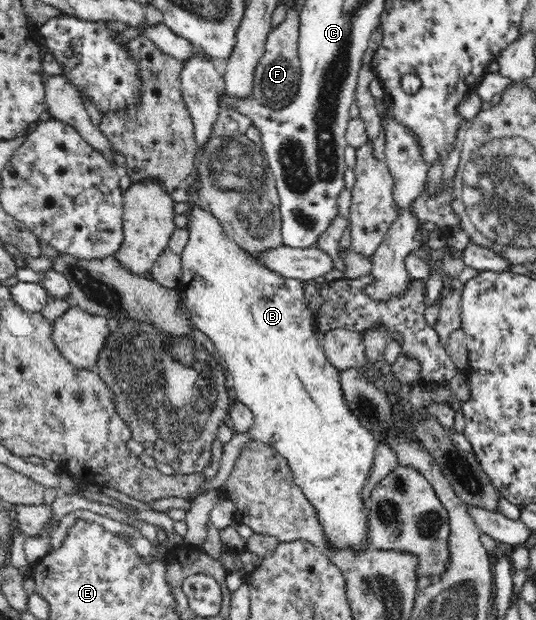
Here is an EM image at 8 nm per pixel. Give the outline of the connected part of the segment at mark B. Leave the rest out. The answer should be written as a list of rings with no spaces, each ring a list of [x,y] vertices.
[[[189,58],[183,62],[186,64],[180,75],[180,86],[194,124],[197,157],[195,157],[195,169],[191,173],[193,174],[191,187],[187,191],[188,208],[183,213],[187,218],[186,230],[189,232],[189,239],[180,255],[182,263],[180,288],[193,324],[211,339],[215,350],[225,362],[234,402],[246,405],[254,415],[251,429],[245,433],[234,433],[228,444],[223,446],[220,468],[216,476],[205,481],[198,492],[189,495],[186,500],[190,504],[192,499],[201,493],[220,490],[240,457],[243,445],[247,441],[262,441],[274,447],[287,461],[294,482],[315,507],[317,520],[323,528],[329,550],[333,552],[349,550],[353,554],[366,552],[372,549],[371,541],[368,541],[370,504],[368,500],[363,500],[361,493],[374,466],[374,453],[379,437],[363,427],[362,422],[345,402],[341,371],[327,360],[322,337],[317,330],[319,327],[317,315],[305,299],[305,286],[309,285],[308,281],[283,277],[250,256],[230,238],[230,235],[227,235],[219,219],[198,202],[198,189],[201,185],[198,178],[200,153],[213,137],[213,126],[219,117],[218,97],[223,94],[223,76],[205,58]]]

